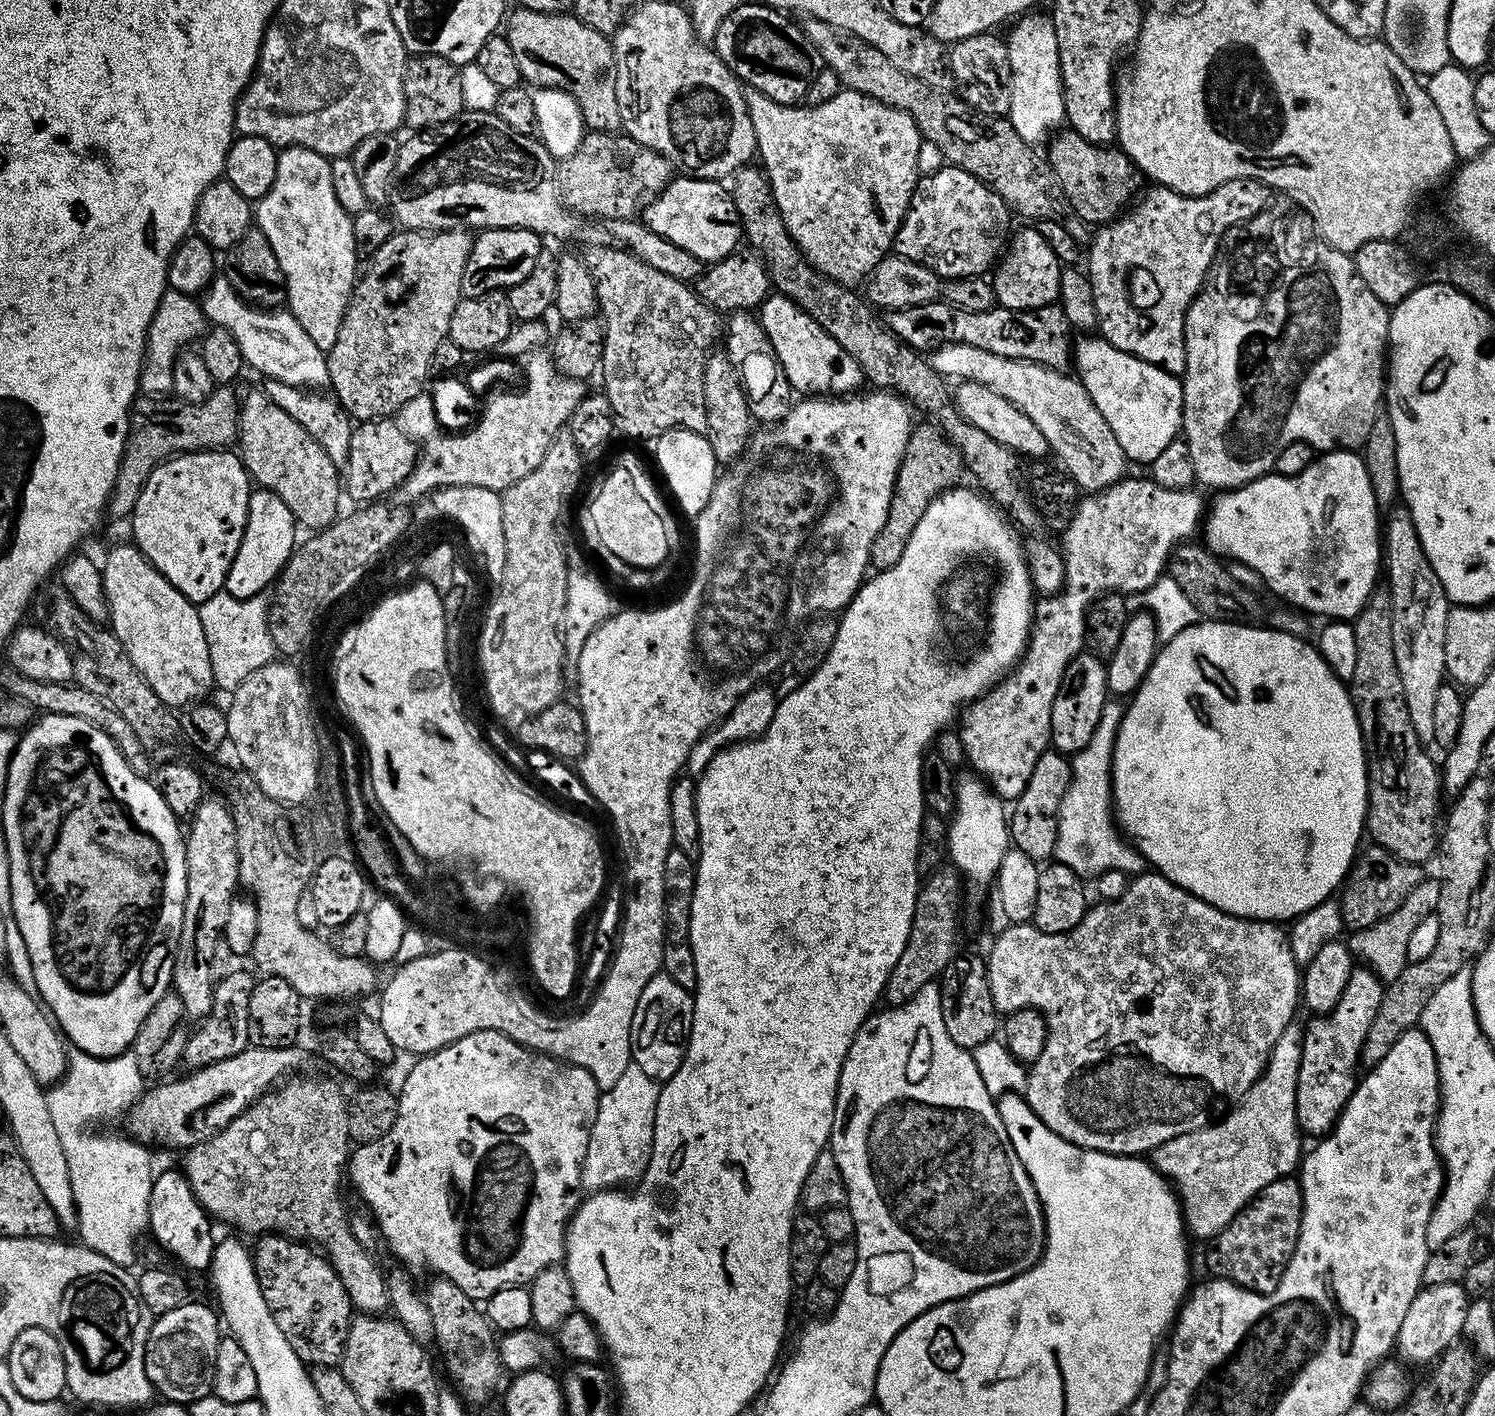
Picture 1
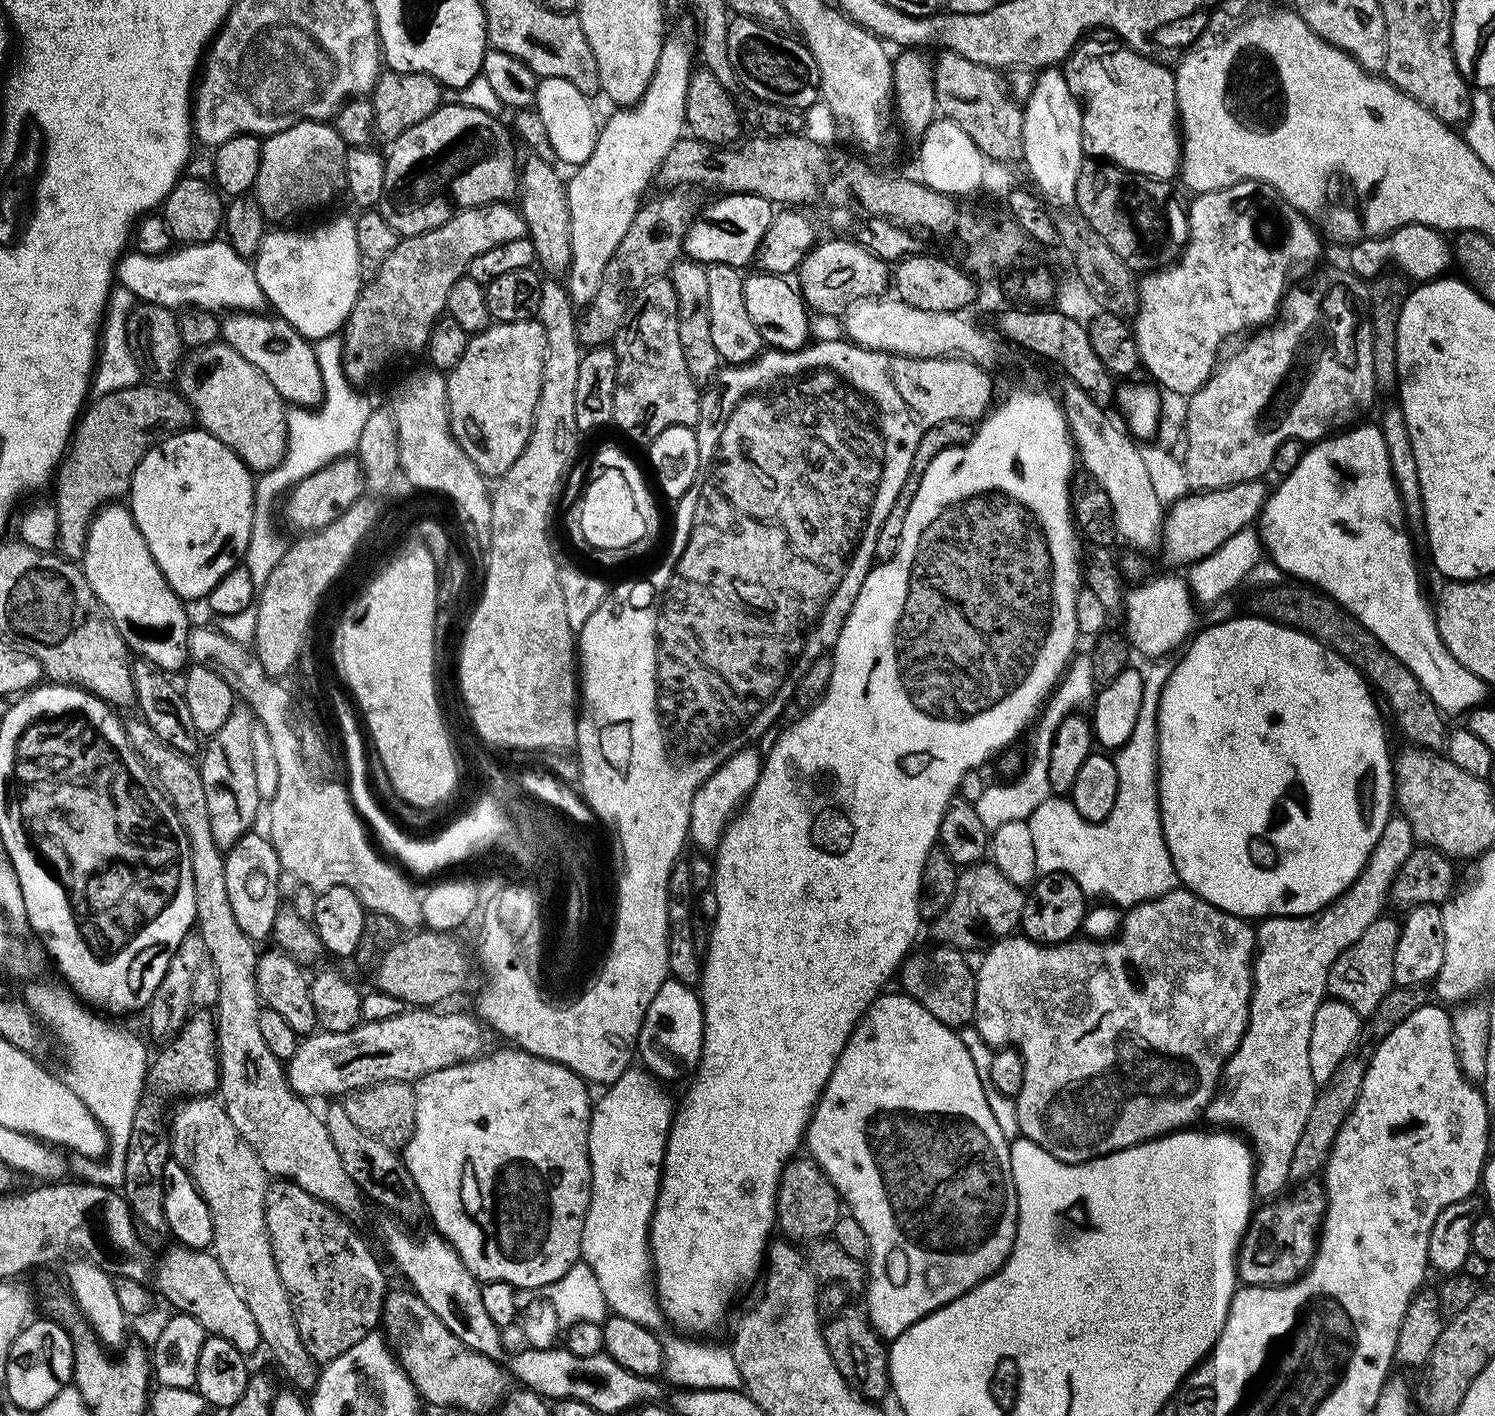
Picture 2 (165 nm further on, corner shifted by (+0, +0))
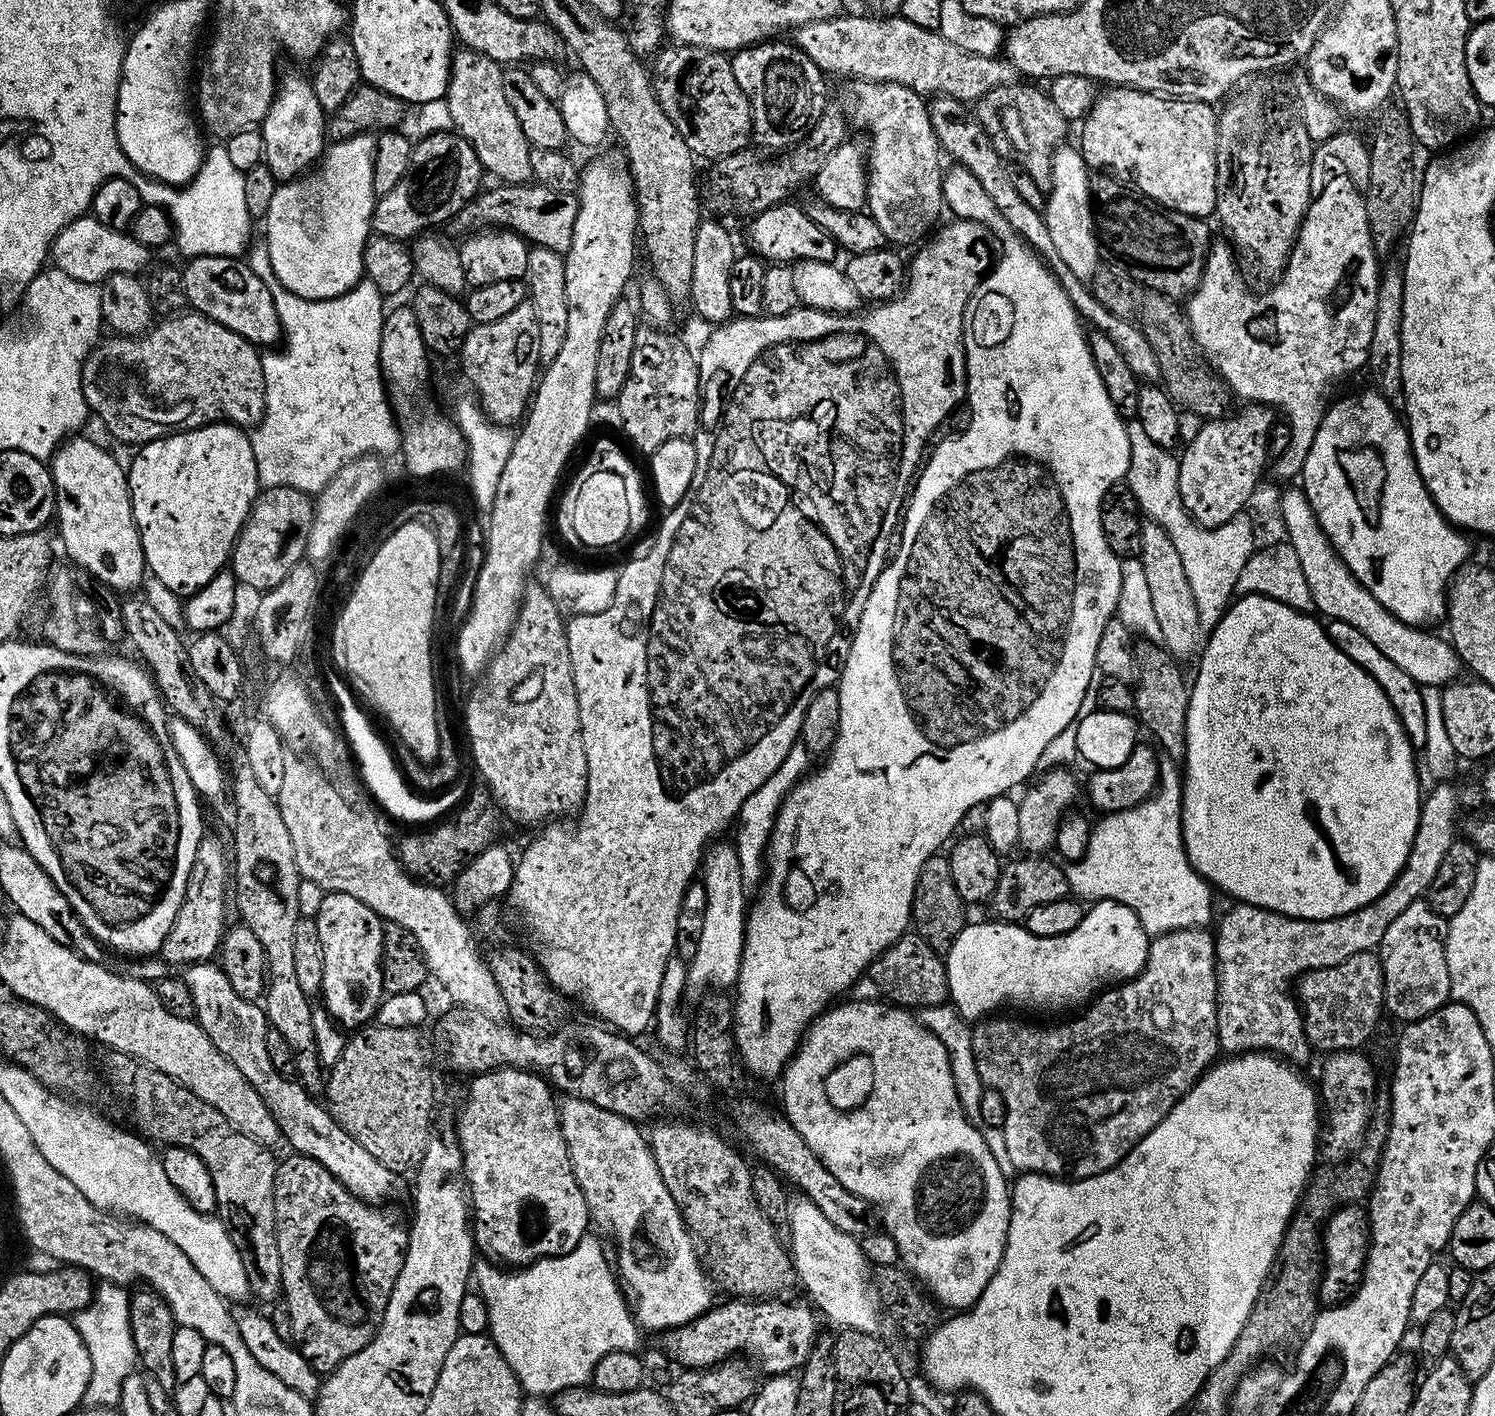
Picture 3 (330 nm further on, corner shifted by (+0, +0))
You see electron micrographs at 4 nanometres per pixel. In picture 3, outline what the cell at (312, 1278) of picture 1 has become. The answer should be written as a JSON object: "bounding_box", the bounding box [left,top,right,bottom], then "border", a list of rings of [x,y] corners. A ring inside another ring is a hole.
{"bounding_box":[274,1154,408,1373],"border":[[[288,1154],[285,1160],[281,1159],[277,1163],[274,1174],[274,1214],[276,1215],[278,1254],[282,1258],[282,1282],[284,1283],[282,1300],[290,1318],[291,1339],[296,1349],[302,1354],[302,1358],[306,1358],[306,1362],[310,1362],[312,1369],[318,1373],[332,1372],[342,1362],[346,1362],[346,1358],[358,1354],[358,1350],[366,1347],[374,1338],[376,1331],[380,1329],[380,1321],[384,1319],[384,1307],[394,1290],[394,1282],[398,1282],[398,1270],[402,1270],[402,1262],[408,1245],[408,1228],[400,1225],[398,1217],[391,1216],[390,1213],[384,1211],[388,1210],[368,1204],[365,1200],[360,1200],[354,1194],[350,1194],[346,1186],[342,1186],[342,1182],[338,1182],[338,1178],[334,1178],[334,1174],[330,1174],[330,1170],[322,1166],[322,1162],[314,1162],[314,1158]]]}

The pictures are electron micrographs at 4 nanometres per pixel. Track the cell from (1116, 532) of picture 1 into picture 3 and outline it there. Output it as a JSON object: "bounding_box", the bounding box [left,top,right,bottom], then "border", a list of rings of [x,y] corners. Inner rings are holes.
{"bounding_box":[1187,174,1382,482],"border":[[[1336,174],[1322,194],[1309,204],[1300,233],[1296,235],[1296,245],[1277,279],[1281,280],[1269,292],[1256,293],[1248,289],[1236,265],[1237,253],[1233,245],[1223,243],[1213,243],[1209,247],[1204,277],[1195,292],[1187,297],[1188,329],[1192,331],[1200,353],[1212,365],[1212,370],[1223,378],[1233,397],[1240,399],[1241,396],[1244,402],[1284,411],[1283,419],[1291,426],[1292,437],[1286,454],[1275,457],[1271,463],[1270,476],[1276,482],[1292,482],[1295,476],[1297,479],[1303,473],[1310,446],[1314,446],[1314,434],[1318,434],[1318,426],[1329,407],[1330,400],[1324,395],[1331,390],[1332,384],[1359,368],[1361,371],[1368,363],[1382,268],[1379,263],[1376,265],[1378,253],[1372,243],[1364,197],[1349,177]]]}

